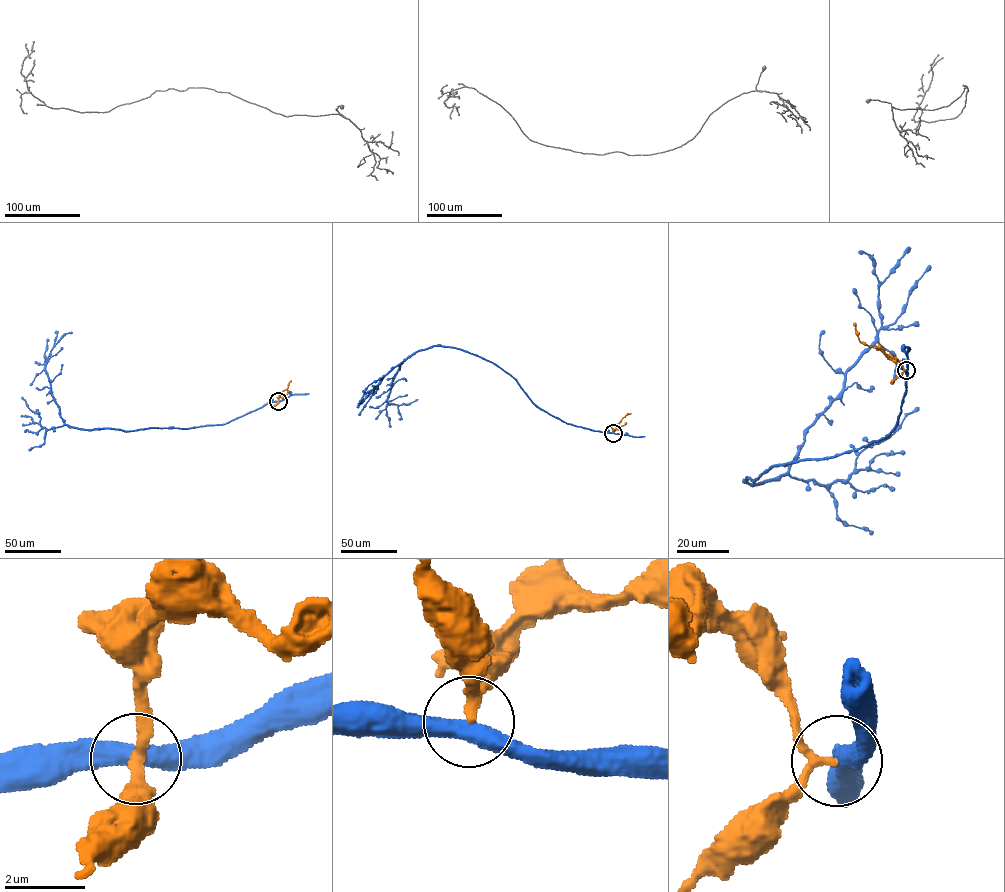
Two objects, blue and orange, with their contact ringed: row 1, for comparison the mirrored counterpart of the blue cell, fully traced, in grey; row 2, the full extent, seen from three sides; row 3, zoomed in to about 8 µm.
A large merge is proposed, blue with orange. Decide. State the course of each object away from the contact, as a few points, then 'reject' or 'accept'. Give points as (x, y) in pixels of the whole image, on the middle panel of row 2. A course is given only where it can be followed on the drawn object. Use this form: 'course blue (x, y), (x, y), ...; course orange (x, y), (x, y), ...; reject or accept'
course blue (613, 432), (555, 417), (493, 363), (454, 348), (420, 349), (401, 365), (387, 403), (417, 399); course orange (613, 432), (617, 424), (630, 413); reject

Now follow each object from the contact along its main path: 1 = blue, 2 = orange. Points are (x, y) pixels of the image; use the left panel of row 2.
1: (278, 401), (220, 424), (133, 431), (69, 426), (51, 392), (45, 367), (52, 348), (72, 333)
2: (278, 401), (290, 380)

